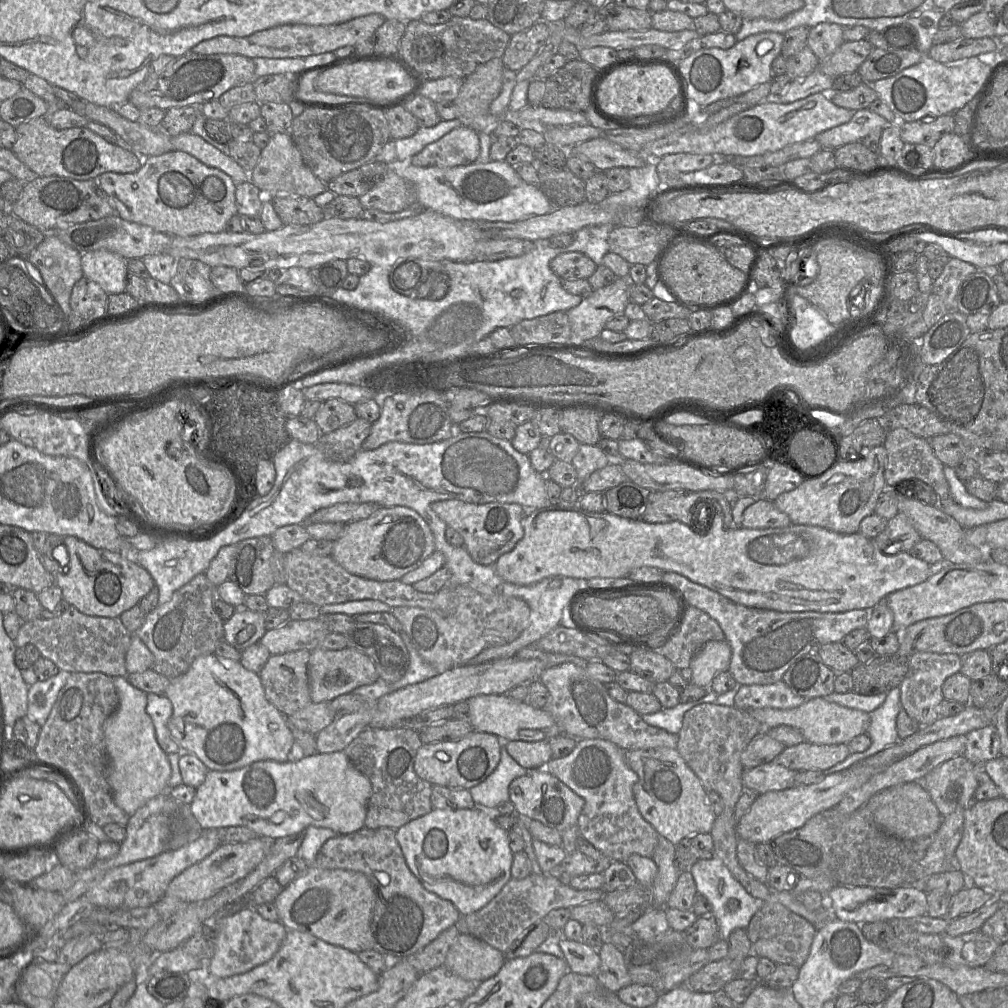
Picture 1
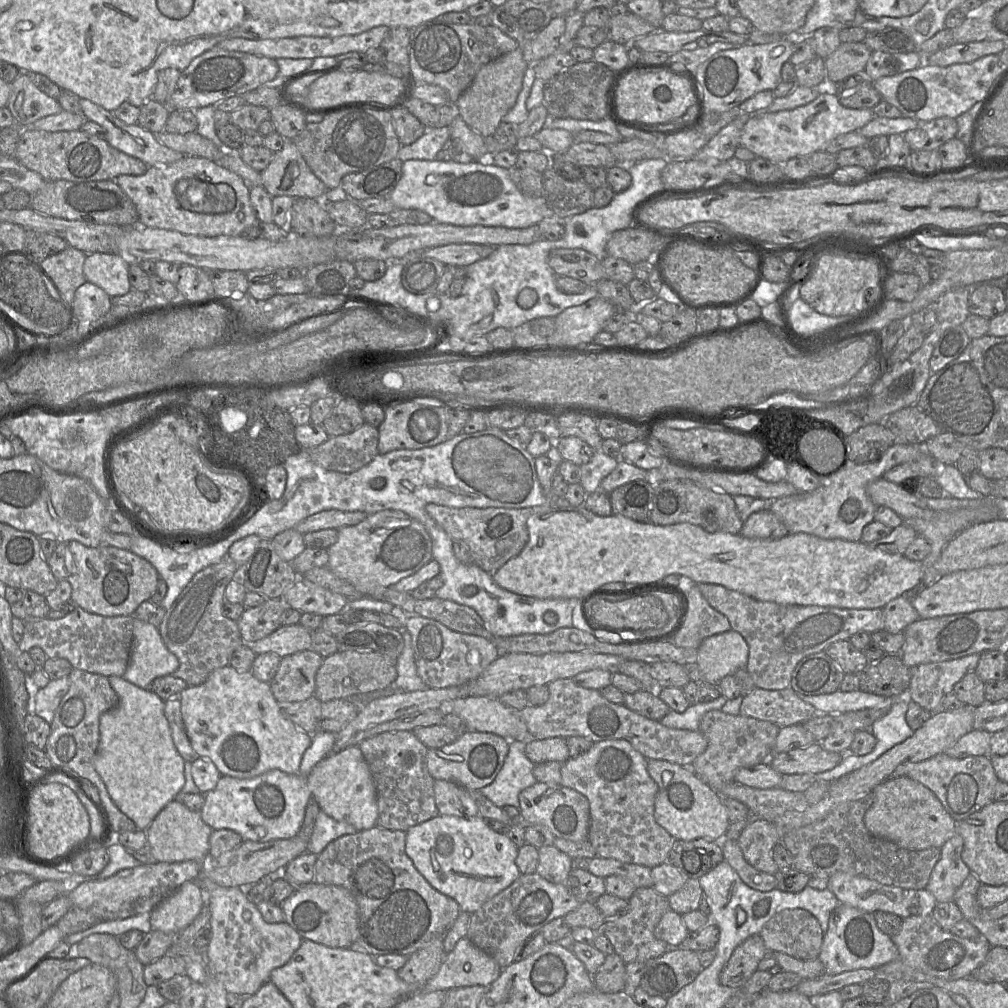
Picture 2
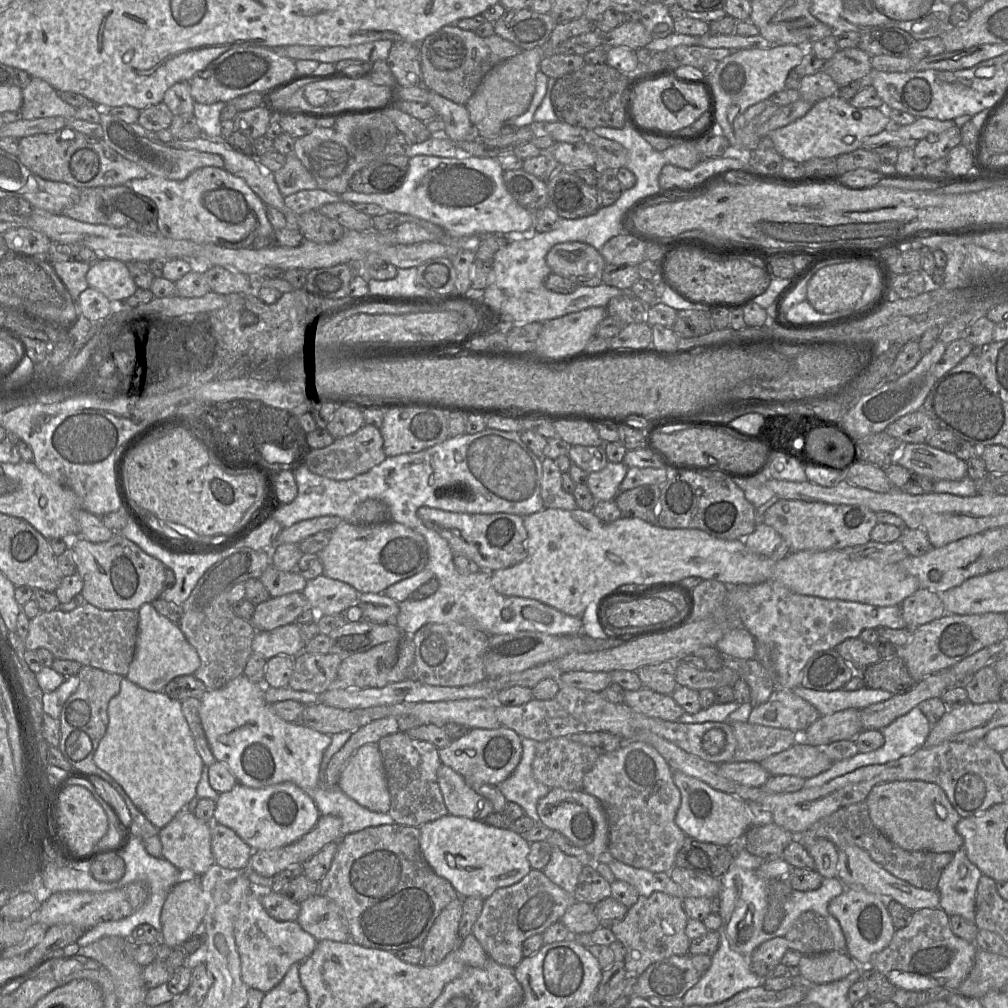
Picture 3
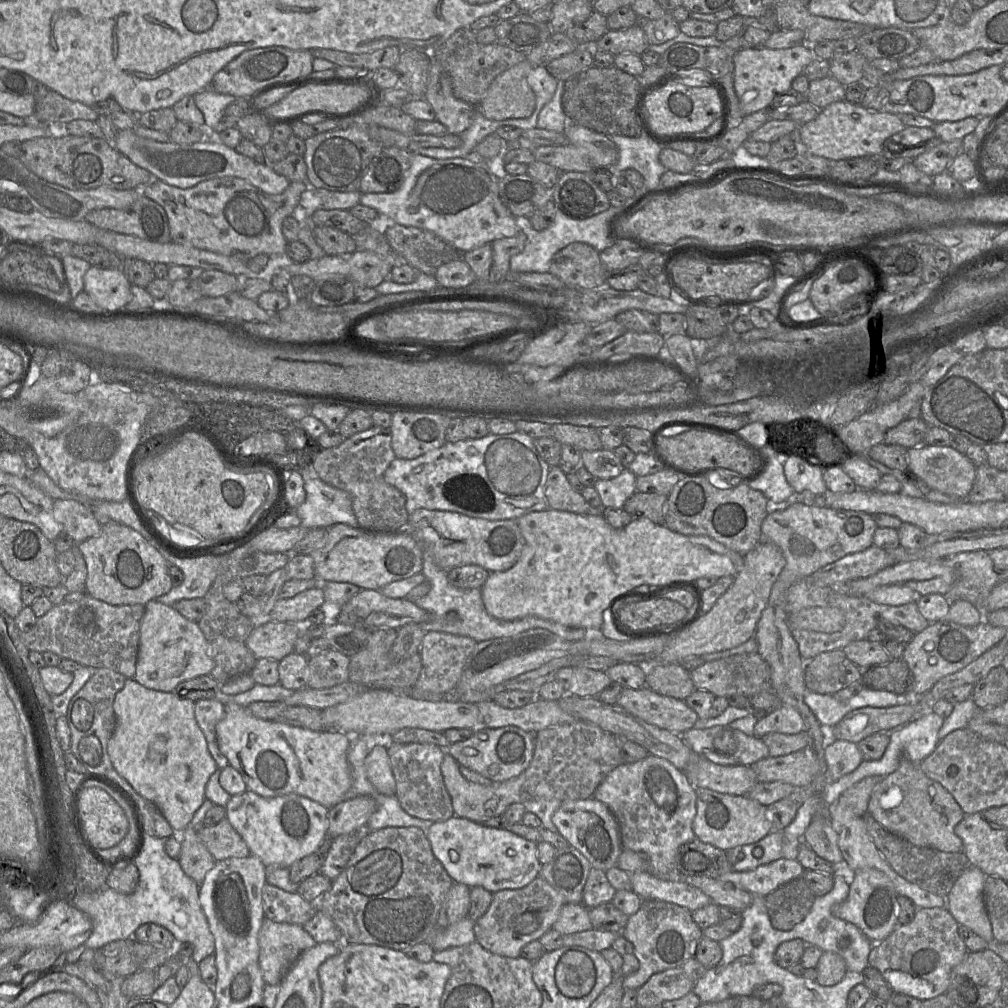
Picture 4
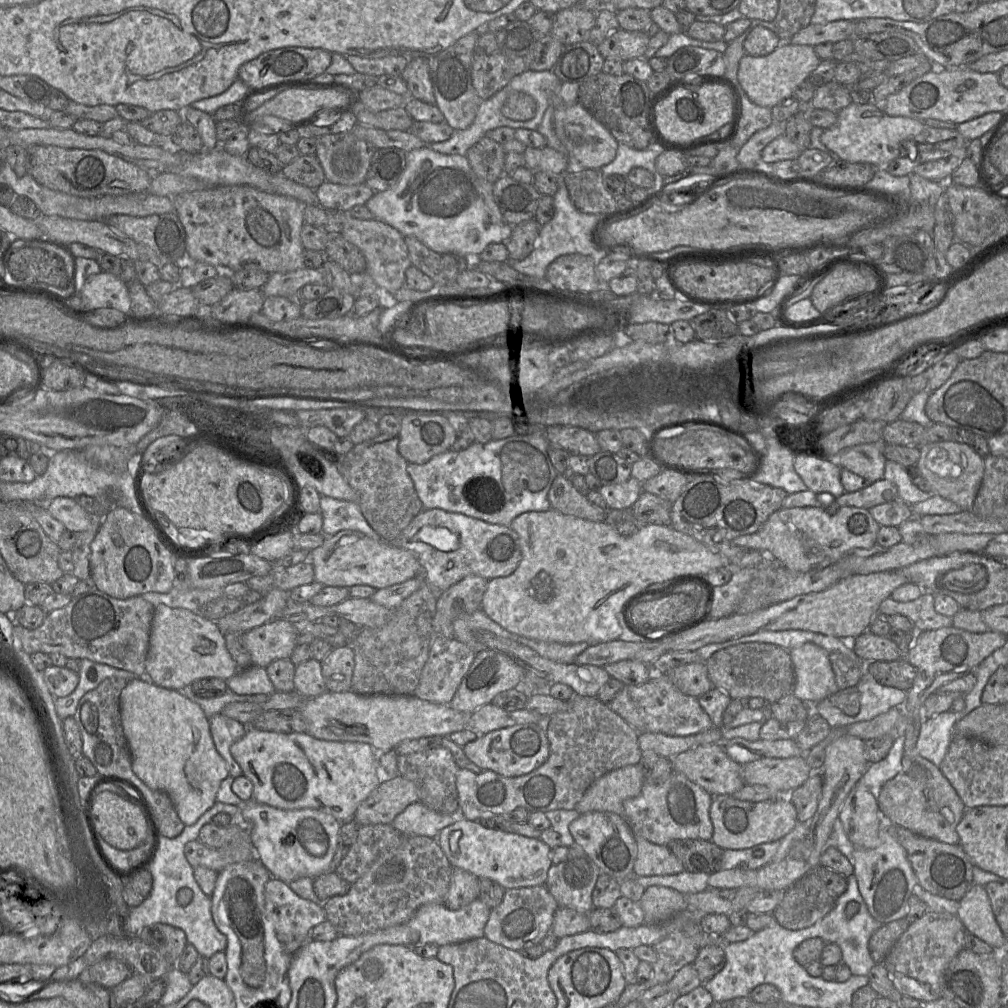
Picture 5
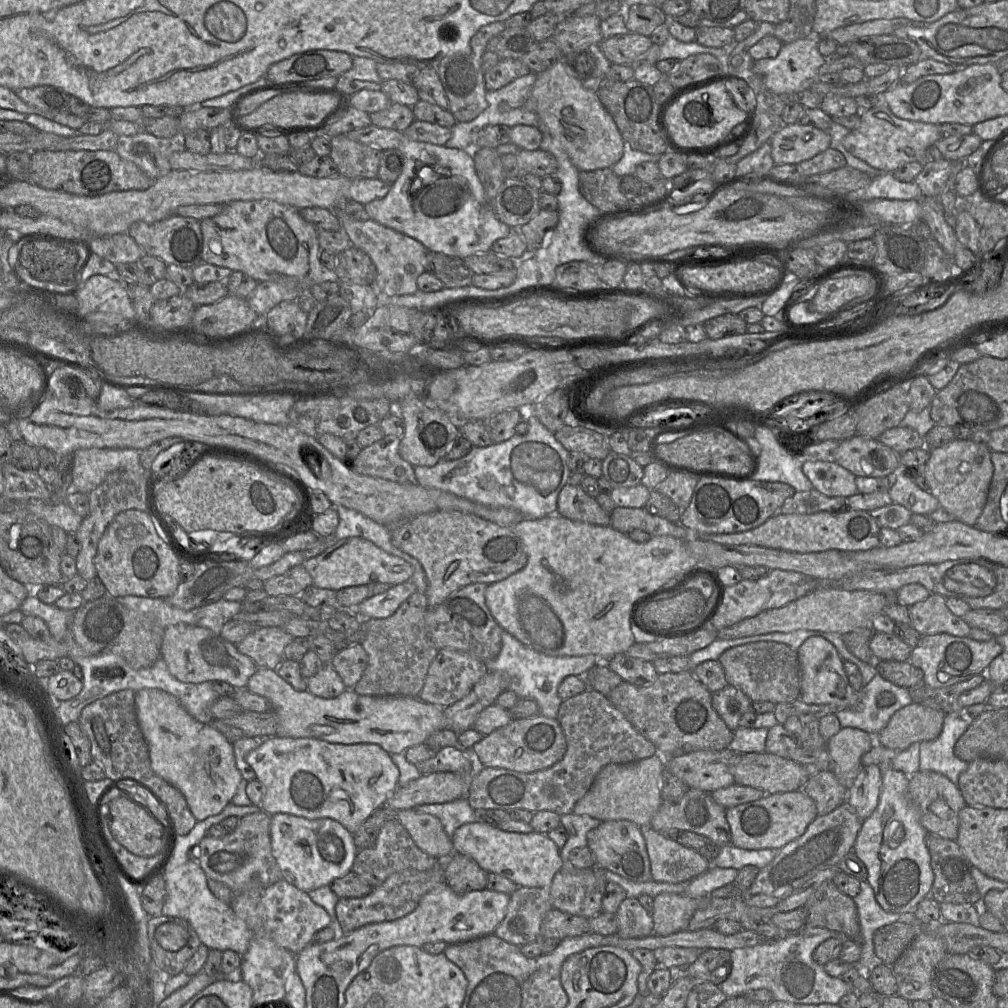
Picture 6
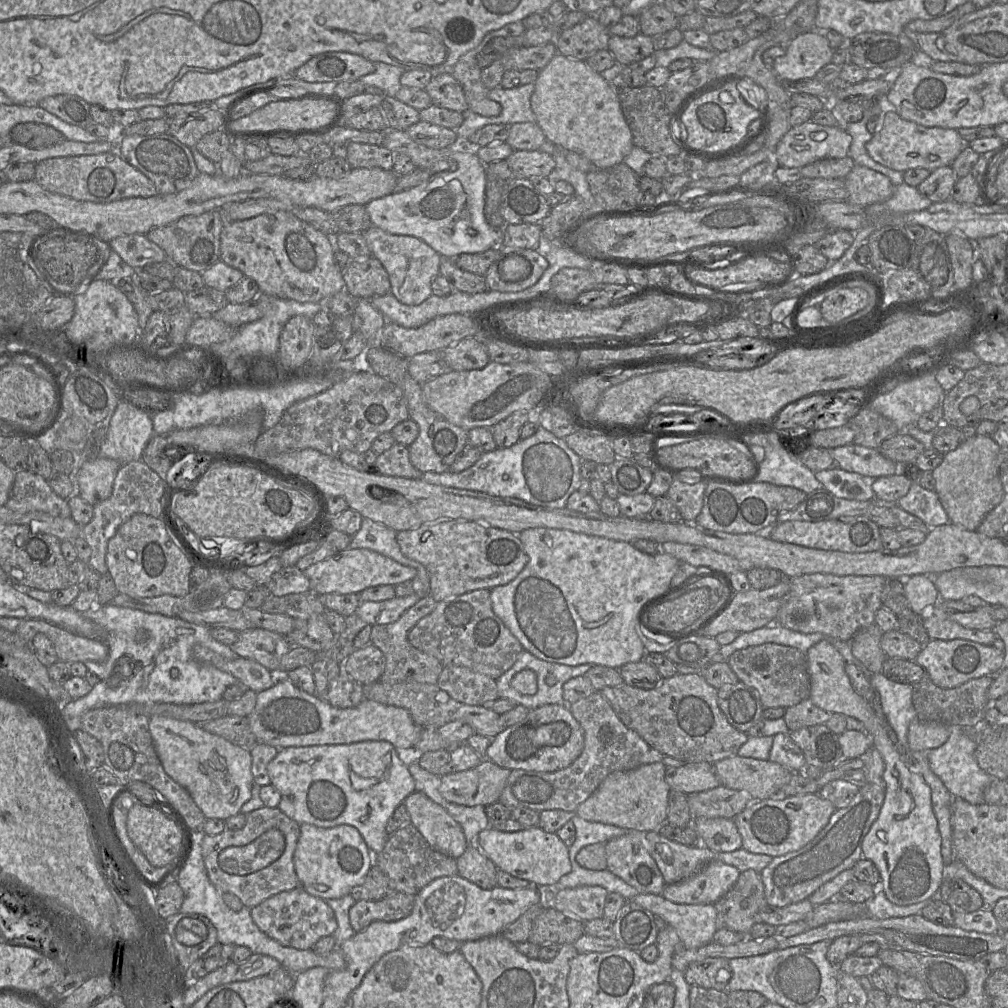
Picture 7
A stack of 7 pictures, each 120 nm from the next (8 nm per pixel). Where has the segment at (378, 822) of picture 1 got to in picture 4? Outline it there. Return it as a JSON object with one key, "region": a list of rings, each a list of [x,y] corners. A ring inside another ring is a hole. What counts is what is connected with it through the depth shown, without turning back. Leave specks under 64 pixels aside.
{"region":[[[392,738],[387,743],[387,753],[396,783],[395,797],[401,808],[409,815],[432,822],[445,821],[454,816],[451,797],[445,787],[441,774],[441,763],[446,750],[434,744],[410,743],[398,744],[392,742]]]}

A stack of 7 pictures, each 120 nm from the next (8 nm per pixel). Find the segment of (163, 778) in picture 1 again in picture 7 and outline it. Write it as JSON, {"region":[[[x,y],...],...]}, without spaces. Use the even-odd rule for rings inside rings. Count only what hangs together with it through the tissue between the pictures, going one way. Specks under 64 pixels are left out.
{"region":[[[153,715],[149,718],[149,731],[165,772],[189,792],[207,819],[227,819],[240,813],[242,805],[251,798],[254,783],[250,749],[240,747],[219,735],[210,733],[198,723],[163,715]]]}

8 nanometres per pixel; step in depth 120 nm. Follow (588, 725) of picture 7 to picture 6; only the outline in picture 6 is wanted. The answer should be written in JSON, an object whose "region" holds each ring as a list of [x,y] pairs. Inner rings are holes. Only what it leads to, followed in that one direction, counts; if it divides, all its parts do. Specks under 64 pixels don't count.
{"region":[[[591,688],[561,702],[556,717],[566,739],[563,758],[549,768],[521,773],[504,768],[479,768],[466,795],[469,805],[479,809],[527,809],[573,813],[574,806],[591,788],[597,774],[608,764],[626,764],[650,758],[658,753],[607,697]]]}

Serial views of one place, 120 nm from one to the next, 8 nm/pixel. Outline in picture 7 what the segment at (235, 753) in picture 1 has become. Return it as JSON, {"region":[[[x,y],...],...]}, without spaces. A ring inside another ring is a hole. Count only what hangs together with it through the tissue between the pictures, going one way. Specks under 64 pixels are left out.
{"region":[[[368,740],[351,744],[313,745],[279,749],[274,759],[269,762],[267,766],[267,772],[270,778],[270,784],[274,786],[274,788],[276,788],[281,795],[280,802],[277,807],[290,819],[296,821],[299,824],[307,823],[322,828],[331,828],[342,824],[351,825],[359,831],[373,855],[381,852],[385,846],[386,841],[388,840],[389,836],[386,833],[386,823],[388,819],[394,810],[400,804],[403,804],[404,800],[415,791],[415,782],[409,773],[406,764],[400,760],[396,748],[387,741]]]}

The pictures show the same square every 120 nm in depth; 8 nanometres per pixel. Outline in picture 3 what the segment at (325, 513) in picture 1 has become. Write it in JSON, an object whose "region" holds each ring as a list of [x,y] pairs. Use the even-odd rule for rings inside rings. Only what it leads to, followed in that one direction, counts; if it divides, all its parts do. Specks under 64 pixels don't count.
{"region":[[[321,516],[302,520],[290,527],[284,528],[276,537],[274,544],[299,544],[307,537],[314,535],[320,531],[333,531],[343,521],[344,520],[338,516]]]}

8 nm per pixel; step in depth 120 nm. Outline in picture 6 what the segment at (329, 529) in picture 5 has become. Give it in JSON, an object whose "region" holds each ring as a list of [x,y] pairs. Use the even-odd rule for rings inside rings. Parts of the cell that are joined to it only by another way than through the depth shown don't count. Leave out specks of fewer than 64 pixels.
{"region":[[[332,505],[331,508],[335,508],[339,516],[338,526],[333,533],[337,540],[348,537],[361,537],[385,552],[410,563],[409,554],[393,545],[391,532],[385,525],[379,524],[362,513],[342,505]]]}

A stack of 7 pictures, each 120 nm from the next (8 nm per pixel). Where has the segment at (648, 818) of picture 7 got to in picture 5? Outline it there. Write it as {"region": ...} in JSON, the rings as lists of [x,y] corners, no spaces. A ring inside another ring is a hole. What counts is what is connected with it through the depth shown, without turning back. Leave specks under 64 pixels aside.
{"region":[[[639,764],[612,770],[593,782],[574,809],[580,814],[612,812],[623,817],[623,802],[639,795],[644,782]]]}

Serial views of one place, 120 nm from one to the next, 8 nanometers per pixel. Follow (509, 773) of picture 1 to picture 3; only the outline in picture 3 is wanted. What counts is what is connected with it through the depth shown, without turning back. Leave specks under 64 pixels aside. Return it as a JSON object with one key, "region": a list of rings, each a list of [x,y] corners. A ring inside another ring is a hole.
{"region":[[[521,738],[521,743],[523,751],[517,768],[497,787],[506,801],[518,804],[524,815],[530,817],[535,824],[540,824],[537,803],[549,793],[550,788],[538,782],[532,774],[532,763],[538,742]]]}

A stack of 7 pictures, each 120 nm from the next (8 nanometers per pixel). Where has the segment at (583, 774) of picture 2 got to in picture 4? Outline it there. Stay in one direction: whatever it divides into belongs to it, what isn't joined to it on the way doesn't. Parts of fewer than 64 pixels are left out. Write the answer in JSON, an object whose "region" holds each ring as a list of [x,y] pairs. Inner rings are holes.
{"region":[[[649,754],[634,763],[622,763],[609,772],[598,785],[593,797],[604,803],[617,820],[623,850],[646,853],[649,857],[649,872],[665,876],[675,871],[675,857],[679,847],[697,839],[693,821],[697,812],[696,787],[685,773],[664,758]]]}

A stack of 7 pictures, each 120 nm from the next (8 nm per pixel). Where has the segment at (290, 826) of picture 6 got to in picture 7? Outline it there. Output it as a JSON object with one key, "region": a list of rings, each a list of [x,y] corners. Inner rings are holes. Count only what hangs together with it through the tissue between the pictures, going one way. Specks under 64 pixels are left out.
{"region":[[[300,824],[300,834],[293,855],[300,886],[317,898],[338,899],[349,895],[373,866],[373,853],[359,831],[351,825],[322,828],[312,824]]]}

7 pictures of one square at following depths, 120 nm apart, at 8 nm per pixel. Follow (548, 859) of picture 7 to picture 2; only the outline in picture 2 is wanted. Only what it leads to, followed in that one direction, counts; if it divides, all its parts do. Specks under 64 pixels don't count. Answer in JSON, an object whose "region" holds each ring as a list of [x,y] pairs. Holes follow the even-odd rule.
{"region":[[[437,815],[406,831],[405,851],[417,870],[436,890],[454,899],[461,912],[469,914],[476,912],[521,875],[516,865],[518,849],[505,834],[492,830],[480,816],[464,818]]]}

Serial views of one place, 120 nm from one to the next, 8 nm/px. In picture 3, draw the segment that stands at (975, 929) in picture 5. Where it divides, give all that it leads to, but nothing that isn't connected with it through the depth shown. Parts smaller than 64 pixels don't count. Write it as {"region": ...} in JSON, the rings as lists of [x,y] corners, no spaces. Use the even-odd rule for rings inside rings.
{"region":[[[963,848],[956,851],[951,862],[944,868],[938,882],[939,908],[949,916],[958,915],[974,923],[977,886],[982,875],[979,868],[969,861]]]}

